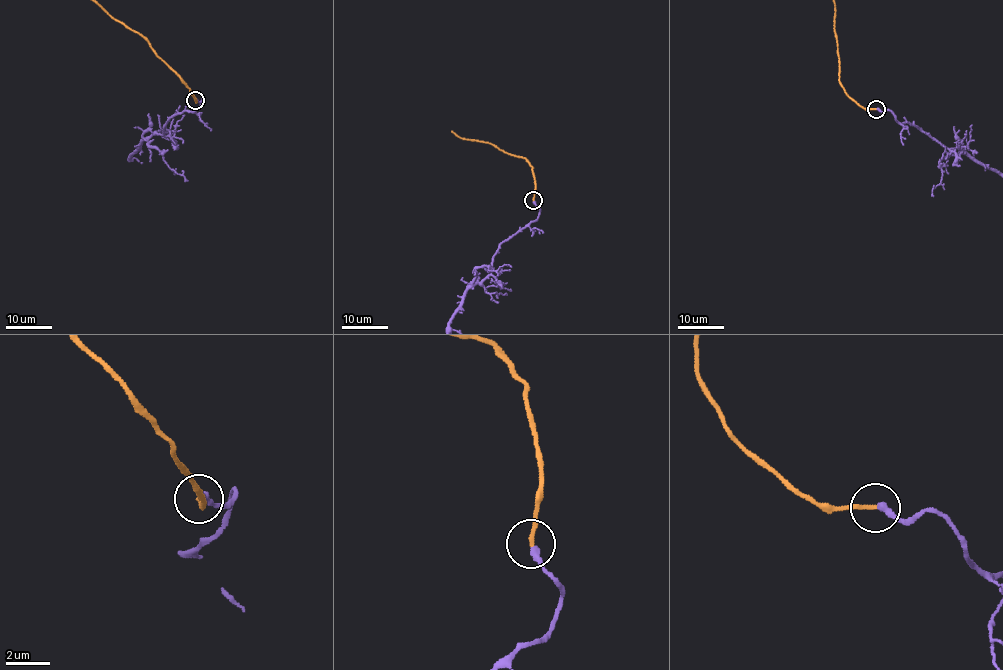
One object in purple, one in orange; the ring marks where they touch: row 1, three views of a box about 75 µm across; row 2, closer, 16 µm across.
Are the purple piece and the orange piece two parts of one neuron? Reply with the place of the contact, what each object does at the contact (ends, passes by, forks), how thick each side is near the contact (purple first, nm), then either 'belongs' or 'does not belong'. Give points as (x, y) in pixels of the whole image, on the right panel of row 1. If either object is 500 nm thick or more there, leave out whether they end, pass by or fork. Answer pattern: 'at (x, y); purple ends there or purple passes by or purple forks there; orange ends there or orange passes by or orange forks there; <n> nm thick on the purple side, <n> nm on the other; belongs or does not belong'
at (876, 109); purple ends there; orange ends there; 320 nm thick on the purple side, 200 nm on the other; belongs

